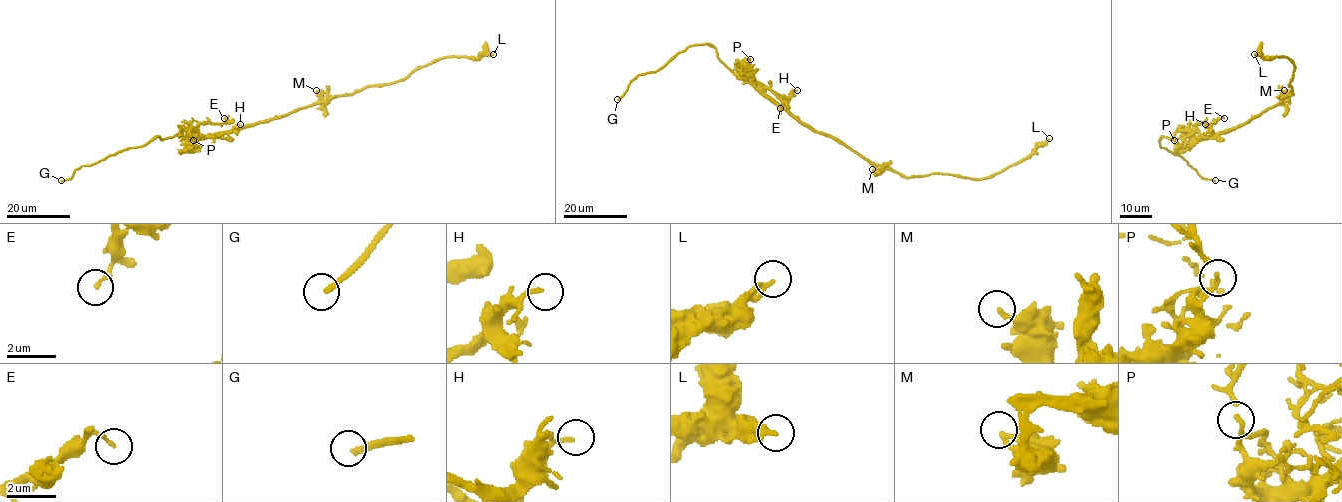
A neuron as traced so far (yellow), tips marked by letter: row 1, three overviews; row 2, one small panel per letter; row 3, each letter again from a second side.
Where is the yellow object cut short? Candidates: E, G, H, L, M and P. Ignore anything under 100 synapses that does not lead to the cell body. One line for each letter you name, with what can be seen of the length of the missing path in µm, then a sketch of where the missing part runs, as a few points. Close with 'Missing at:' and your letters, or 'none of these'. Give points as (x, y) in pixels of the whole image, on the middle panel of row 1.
G: Missing length about 15 µm. Course of what is missing: (617, 99), (607, 109), (594, 113)
Missing at: G

